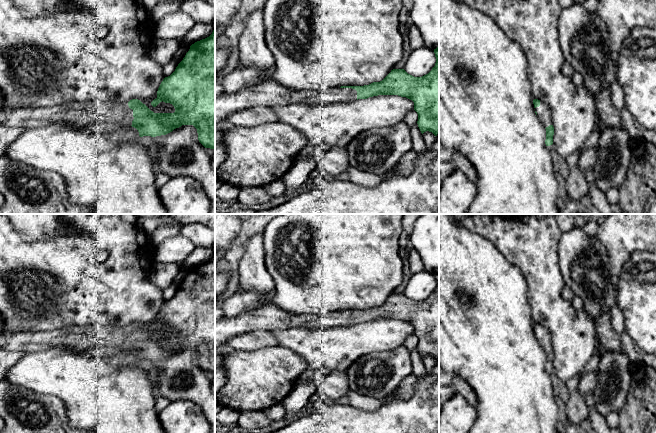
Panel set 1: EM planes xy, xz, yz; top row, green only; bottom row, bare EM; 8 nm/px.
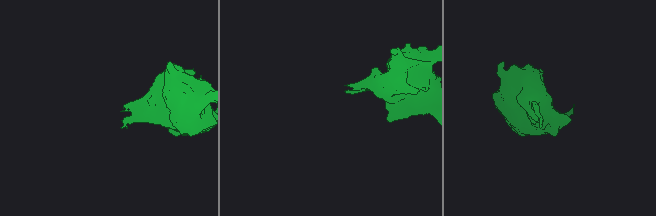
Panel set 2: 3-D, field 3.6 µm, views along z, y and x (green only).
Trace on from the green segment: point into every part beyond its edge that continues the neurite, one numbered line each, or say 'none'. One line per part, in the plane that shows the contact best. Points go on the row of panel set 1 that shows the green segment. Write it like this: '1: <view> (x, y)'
1: xz (270, 93)

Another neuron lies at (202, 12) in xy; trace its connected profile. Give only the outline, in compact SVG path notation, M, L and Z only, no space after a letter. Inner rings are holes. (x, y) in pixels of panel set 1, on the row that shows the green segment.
M203 0L182 1L180 10L189 14L196 23L208 23L213 25L215 7Z

